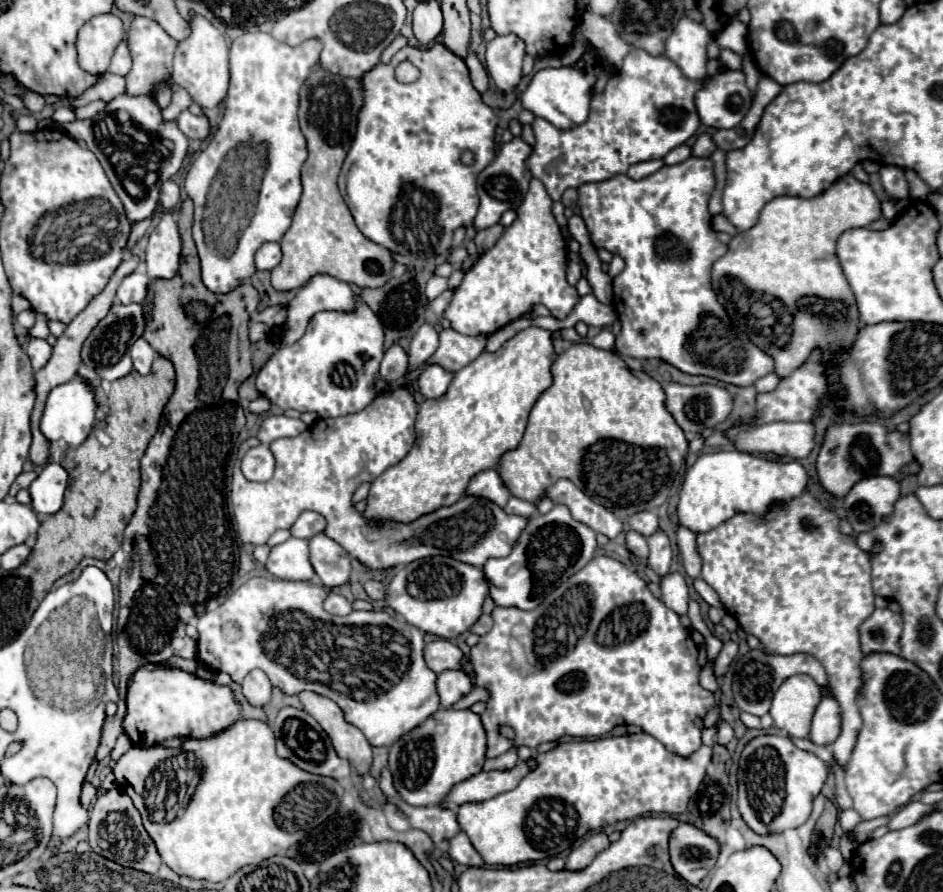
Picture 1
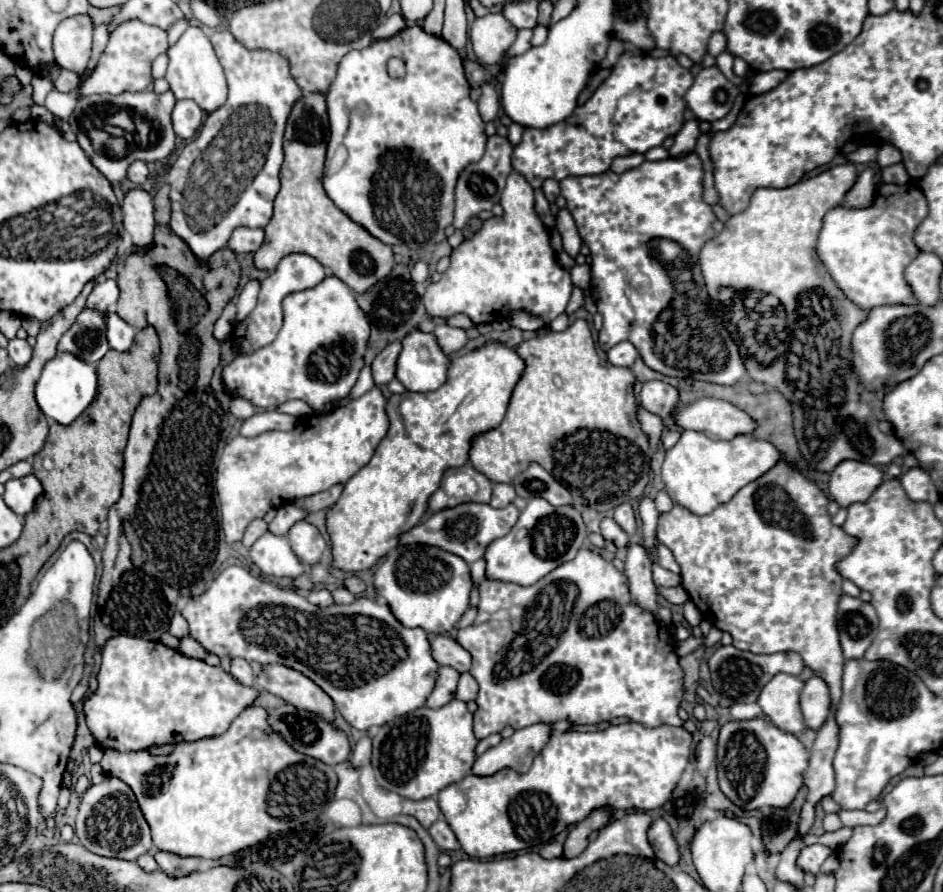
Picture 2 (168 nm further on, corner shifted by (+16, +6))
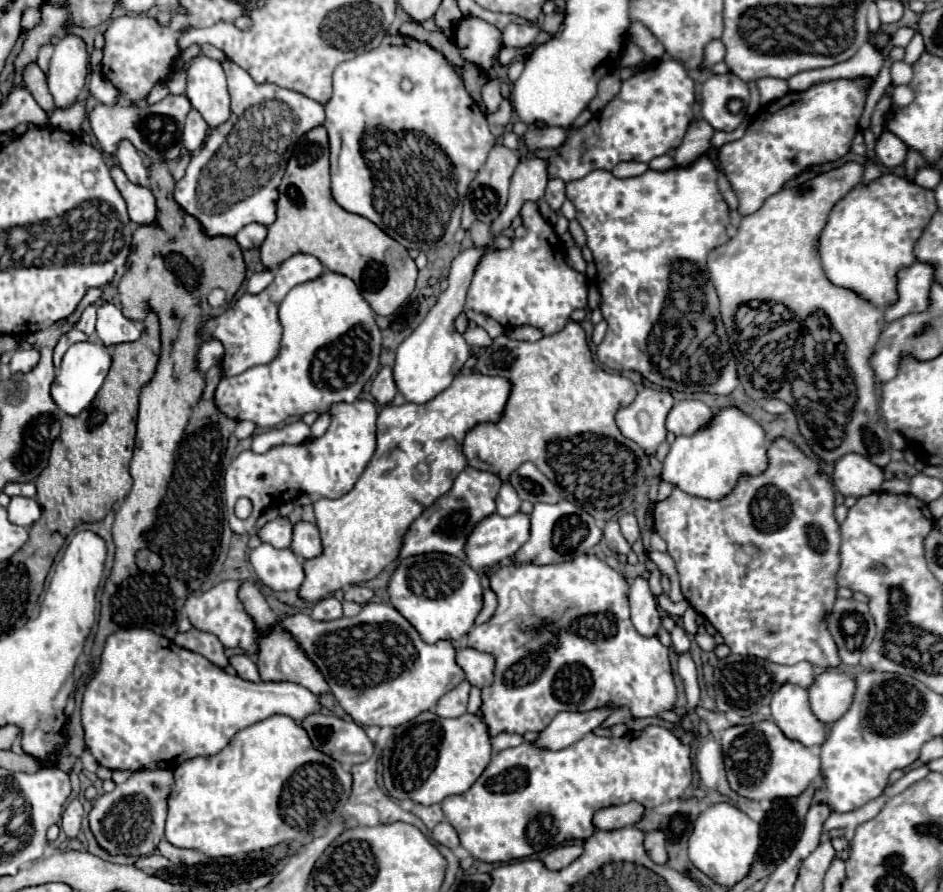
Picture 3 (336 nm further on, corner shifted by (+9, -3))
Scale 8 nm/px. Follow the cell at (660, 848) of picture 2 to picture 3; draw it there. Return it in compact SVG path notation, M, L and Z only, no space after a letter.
M659 830L647 832L647 834L645 834L645 840L643 840L643 846L645 846L649 858L651 858L655 864L665 864L665 862L667 862L665 834L663 834L663 832L659 832Z

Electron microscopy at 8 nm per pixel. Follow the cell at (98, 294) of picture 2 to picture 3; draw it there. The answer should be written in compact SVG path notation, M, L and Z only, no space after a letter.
M103 300L87 306L87 308L83 310L79 322L75 324L75 328L79 328L81 332L85 332L87 336L93 336L93 332L95 332L95 310L97 310L97 304L103 304Z

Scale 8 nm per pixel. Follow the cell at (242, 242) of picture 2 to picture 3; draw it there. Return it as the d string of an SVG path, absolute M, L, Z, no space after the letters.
M253 222L253 224L243 226L243 230L239 230L239 234L235 234L235 240L239 242L239 246L243 250L247 250L247 248L259 248L263 244L265 236L267 236L267 228L263 224Z

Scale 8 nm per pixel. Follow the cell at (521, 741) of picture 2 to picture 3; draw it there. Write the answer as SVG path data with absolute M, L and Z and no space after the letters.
M603 706L603 710L589 710L587 714L559 712L535 742L549 750L567 748L585 734L593 732L613 710L613 706Z

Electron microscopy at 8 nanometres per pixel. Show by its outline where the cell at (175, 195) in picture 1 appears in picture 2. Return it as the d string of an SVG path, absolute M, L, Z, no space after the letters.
M134 161L134 163L130 165L130 169L128 169L128 179L130 179L134 185L142 185L142 183L146 183L148 177L150 177L150 171L148 171L146 163L142 163L142 161Z

